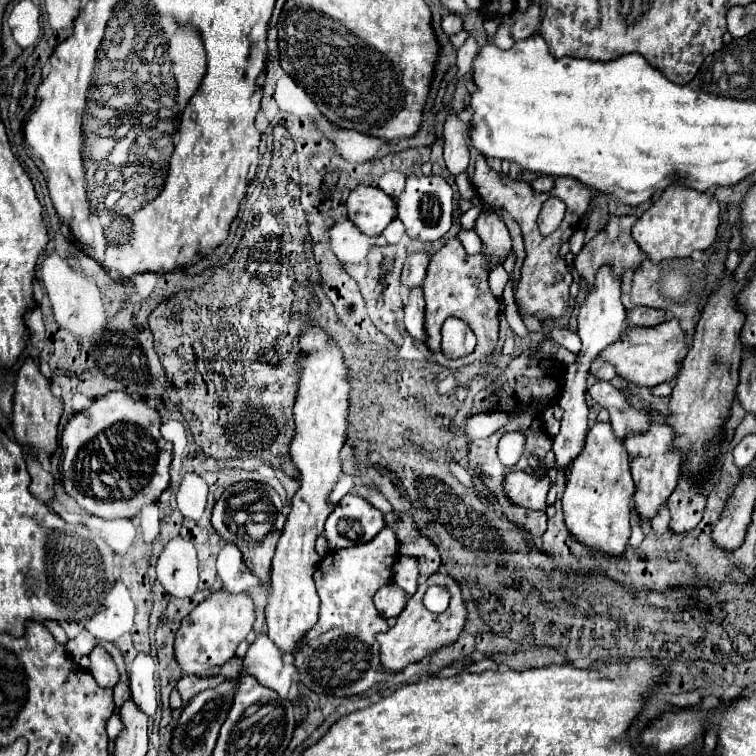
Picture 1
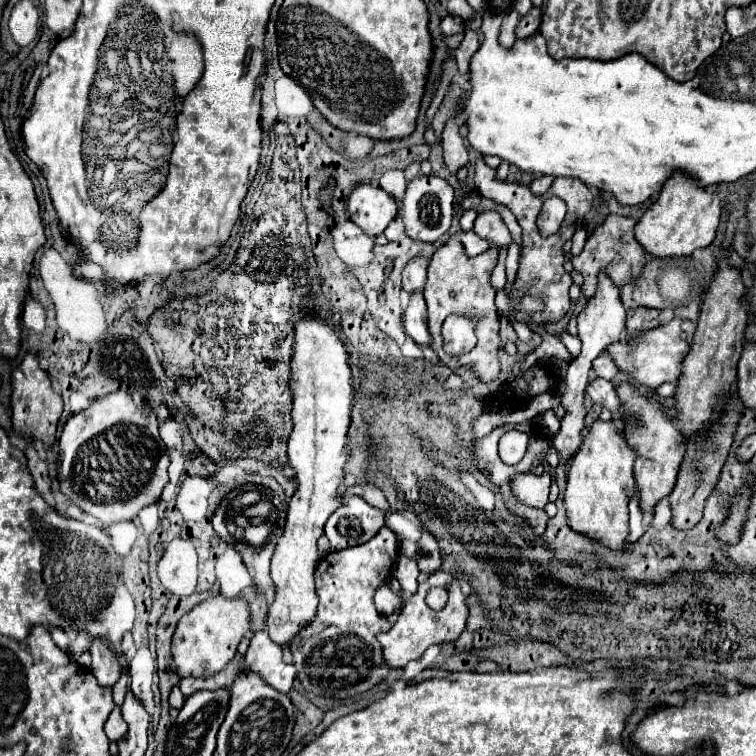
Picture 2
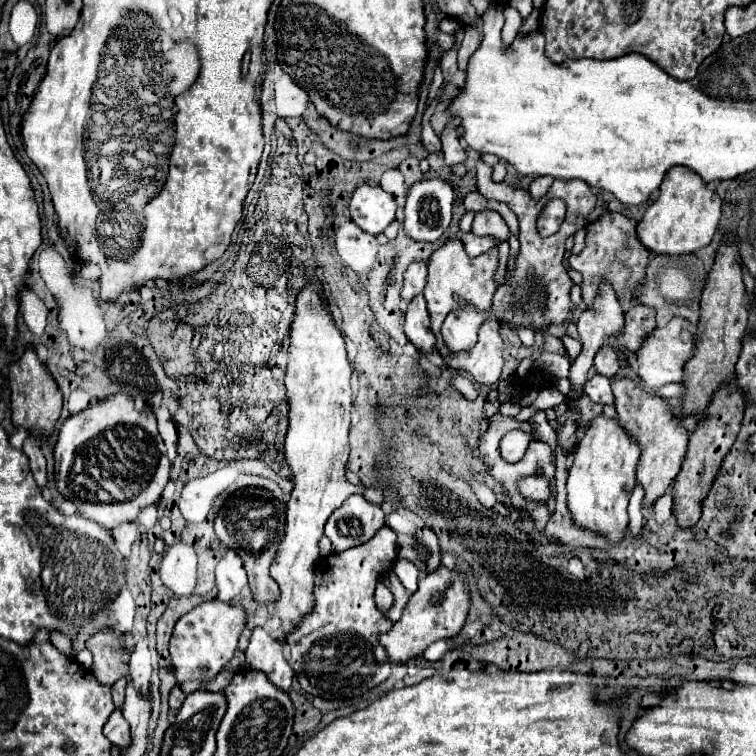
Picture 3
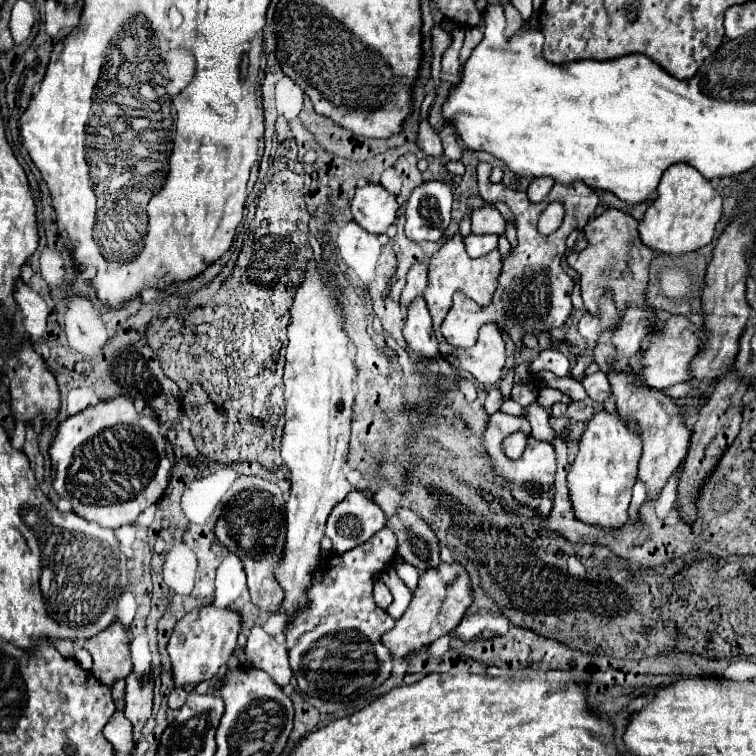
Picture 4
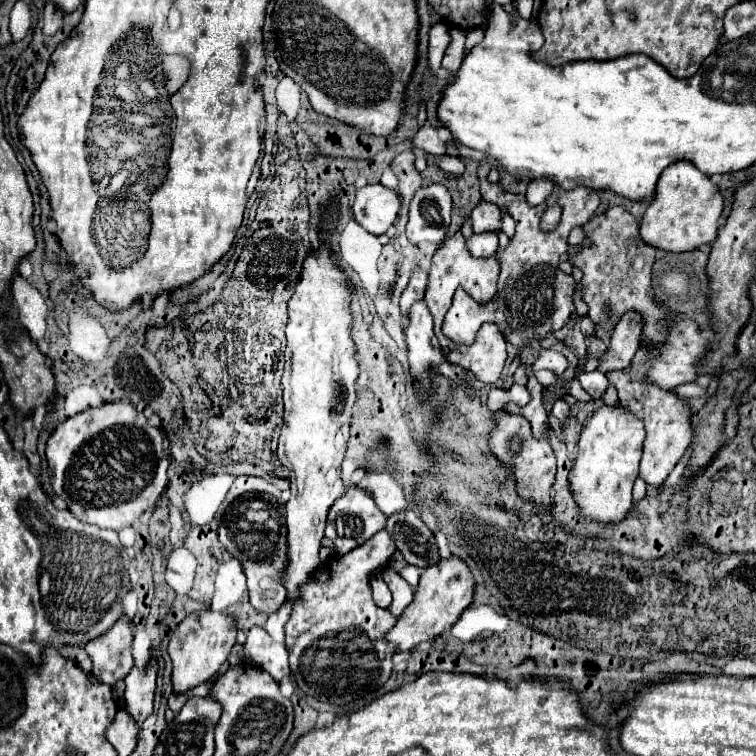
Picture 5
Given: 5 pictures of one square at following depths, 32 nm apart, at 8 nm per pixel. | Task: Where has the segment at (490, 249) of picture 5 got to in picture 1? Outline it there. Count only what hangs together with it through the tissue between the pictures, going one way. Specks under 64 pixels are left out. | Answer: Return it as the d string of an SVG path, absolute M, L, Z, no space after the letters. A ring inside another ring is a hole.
M460 230L458 238L462 240L462 246L466 248L468 254L478 254L482 250L482 240L474 230Z

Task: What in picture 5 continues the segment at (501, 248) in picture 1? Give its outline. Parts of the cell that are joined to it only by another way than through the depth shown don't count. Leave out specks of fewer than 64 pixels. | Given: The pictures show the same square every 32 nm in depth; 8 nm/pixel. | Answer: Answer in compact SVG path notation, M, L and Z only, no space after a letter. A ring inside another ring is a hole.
M482 200L474 210L472 210L472 228L474 232L492 232L500 230L500 208L492 202Z

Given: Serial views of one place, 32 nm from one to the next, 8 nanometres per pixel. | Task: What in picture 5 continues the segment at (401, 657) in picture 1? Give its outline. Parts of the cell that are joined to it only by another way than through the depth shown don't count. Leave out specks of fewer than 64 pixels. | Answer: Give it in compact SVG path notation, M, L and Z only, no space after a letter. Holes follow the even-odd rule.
M454 554L450 558L440 558L436 564L424 570L424 574L420 576L420 586L416 588L414 600L406 606L406 610L398 618L396 626L386 634L386 638L396 646L396 652L402 652L418 646L424 640L432 640L444 634L458 620L462 610L472 604L474 588L476 588L476 582L474 582L472 570L464 560L460 560Z

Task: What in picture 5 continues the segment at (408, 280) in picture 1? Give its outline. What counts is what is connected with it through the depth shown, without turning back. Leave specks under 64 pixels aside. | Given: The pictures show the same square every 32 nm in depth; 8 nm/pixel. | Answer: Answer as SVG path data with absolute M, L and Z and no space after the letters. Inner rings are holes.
M416 268L406 290L402 292L402 298L400 298L400 310L402 310L404 320L408 320L408 308L412 308L412 304L416 300L424 300L426 284L428 284L428 274L422 268Z

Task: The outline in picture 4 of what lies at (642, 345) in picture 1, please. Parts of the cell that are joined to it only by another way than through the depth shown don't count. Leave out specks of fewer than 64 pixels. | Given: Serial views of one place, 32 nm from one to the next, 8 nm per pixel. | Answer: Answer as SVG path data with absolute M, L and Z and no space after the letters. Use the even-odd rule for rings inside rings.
M672 316L666 322L660 336L656 336L654 340L648 342L648 348L644 350L644 380L646 380L648 386L662 390L662 388L692 380L690 362L698 354L702 340L698 338L698 334L690 326L692 326L692 322L688 318Z

